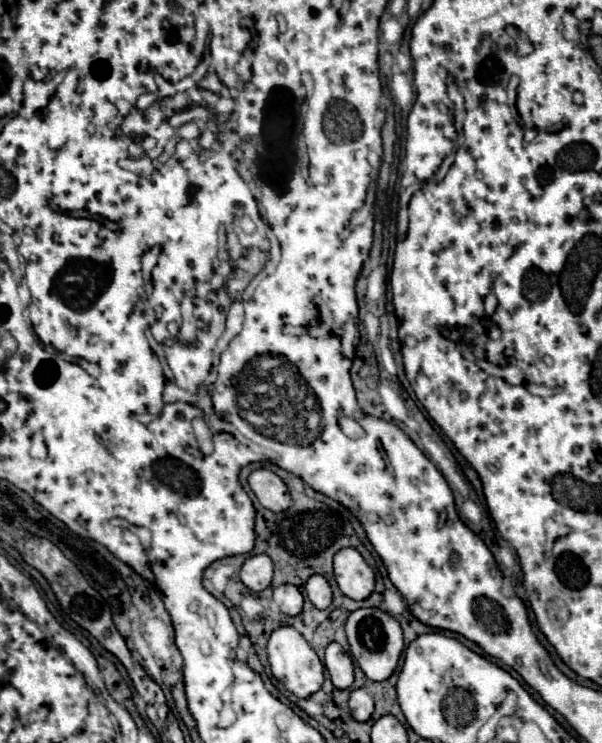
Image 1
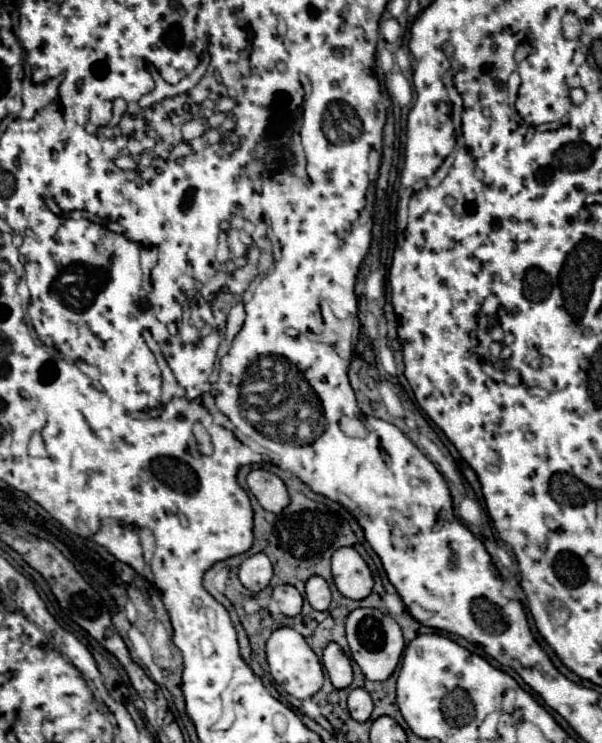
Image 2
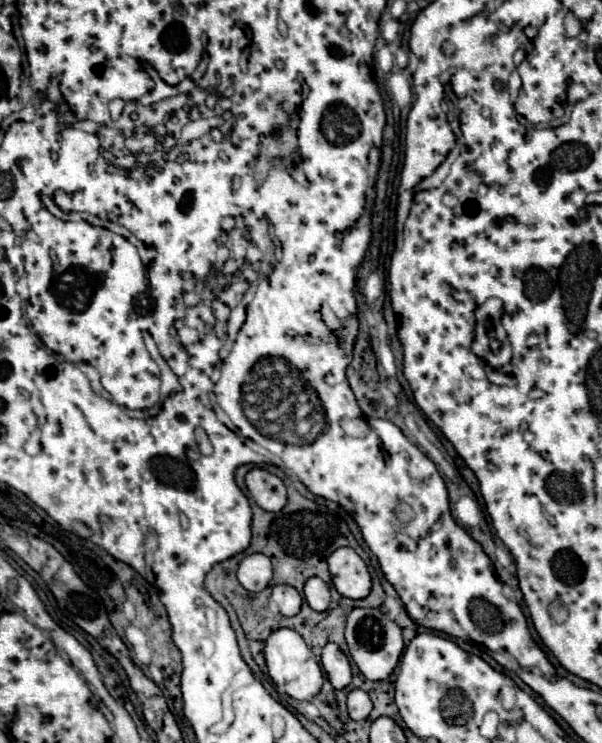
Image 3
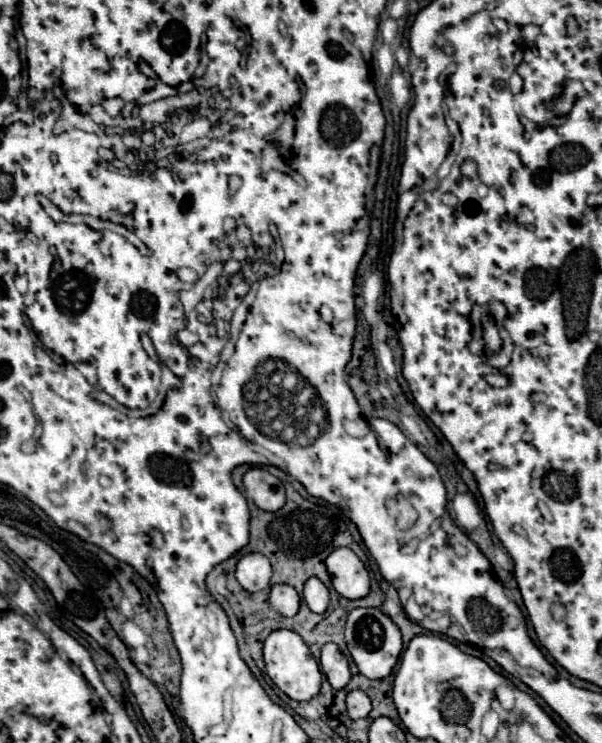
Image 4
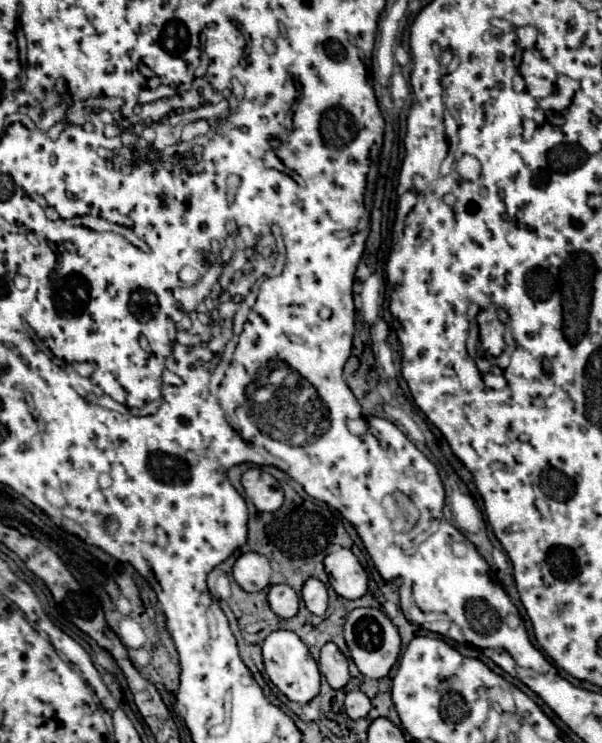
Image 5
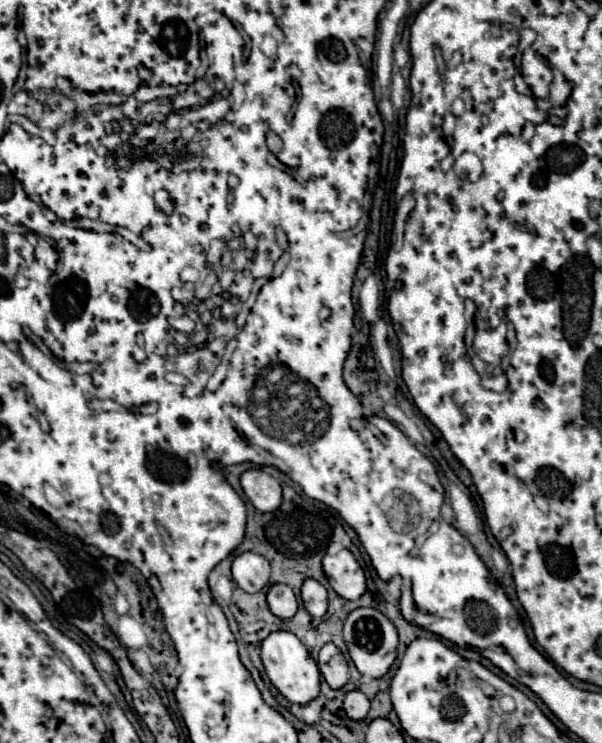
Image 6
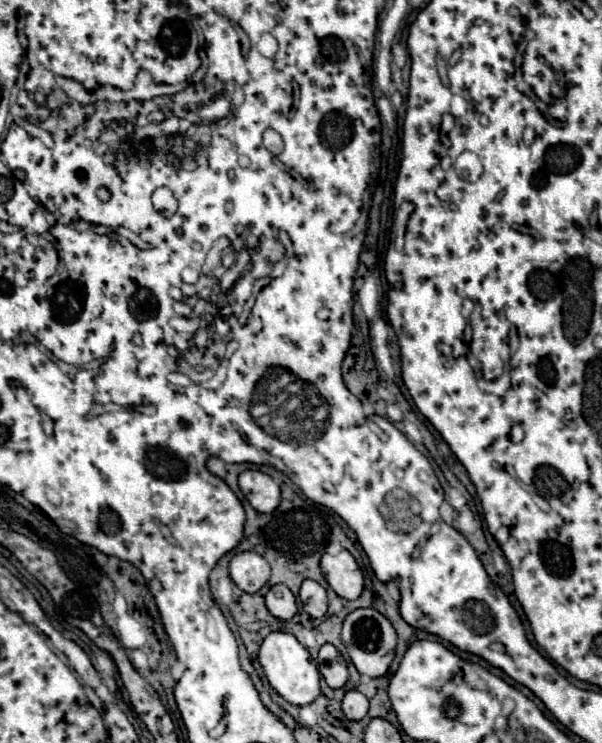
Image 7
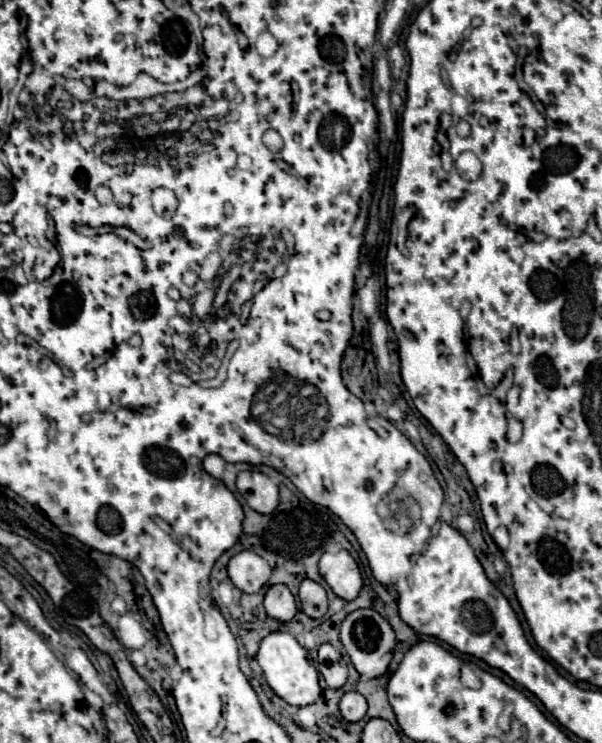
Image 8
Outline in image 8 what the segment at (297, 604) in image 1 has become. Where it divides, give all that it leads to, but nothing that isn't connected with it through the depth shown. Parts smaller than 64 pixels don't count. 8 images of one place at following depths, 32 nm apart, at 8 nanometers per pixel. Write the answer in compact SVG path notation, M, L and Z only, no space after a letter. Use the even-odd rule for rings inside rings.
M276 584L276 586L268 588L268 592L264 596L264 608L266 608L268 616L272 616L280 622L288 622L296 614L294 596L284 584Z

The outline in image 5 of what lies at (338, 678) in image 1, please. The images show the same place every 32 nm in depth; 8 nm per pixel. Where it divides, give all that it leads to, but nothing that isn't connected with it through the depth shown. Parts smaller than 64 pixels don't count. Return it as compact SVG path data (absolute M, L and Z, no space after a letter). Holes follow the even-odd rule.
M328 642L328 644L322 648L318 666L320 666L320 672L326 676L328 684L330 684L334 690L340 690L340 688L344 688L344 686L348 684L348 680L350 680L348 660L346 660L346 656L338 650L336 644Z

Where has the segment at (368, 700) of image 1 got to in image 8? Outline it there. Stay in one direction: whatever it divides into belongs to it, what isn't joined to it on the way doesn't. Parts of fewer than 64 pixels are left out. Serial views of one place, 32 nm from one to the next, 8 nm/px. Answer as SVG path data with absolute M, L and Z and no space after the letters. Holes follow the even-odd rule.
M346 692L340 700L340 712L348 722L358 722L366 716L368 702L360 692Z

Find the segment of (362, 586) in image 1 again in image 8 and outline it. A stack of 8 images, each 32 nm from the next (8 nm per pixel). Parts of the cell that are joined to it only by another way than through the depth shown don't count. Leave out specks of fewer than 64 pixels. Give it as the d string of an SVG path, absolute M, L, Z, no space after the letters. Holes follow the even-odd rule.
M340 550L336 554L330 554L330 552L322 554L320 574L334 590L334 594L344 600L354 600L360 594L364 584L358 564L346 550Z

